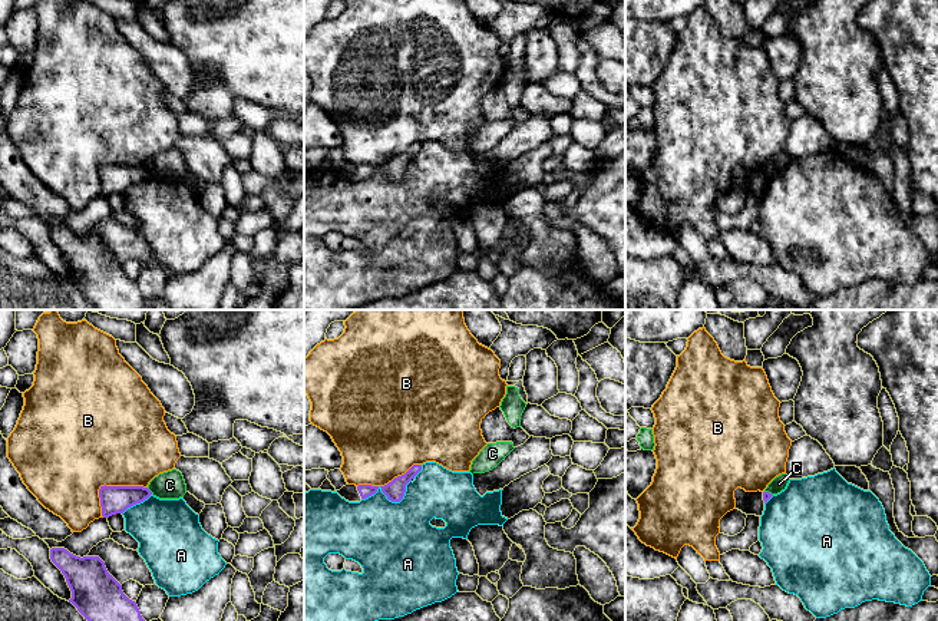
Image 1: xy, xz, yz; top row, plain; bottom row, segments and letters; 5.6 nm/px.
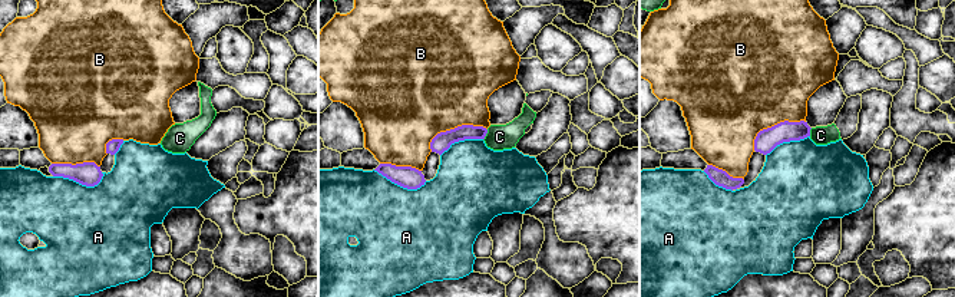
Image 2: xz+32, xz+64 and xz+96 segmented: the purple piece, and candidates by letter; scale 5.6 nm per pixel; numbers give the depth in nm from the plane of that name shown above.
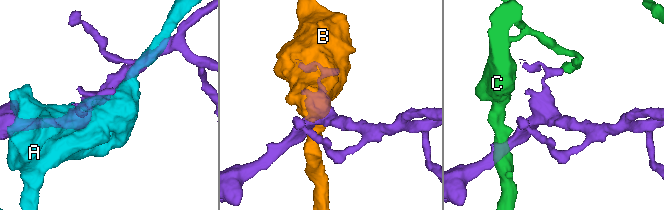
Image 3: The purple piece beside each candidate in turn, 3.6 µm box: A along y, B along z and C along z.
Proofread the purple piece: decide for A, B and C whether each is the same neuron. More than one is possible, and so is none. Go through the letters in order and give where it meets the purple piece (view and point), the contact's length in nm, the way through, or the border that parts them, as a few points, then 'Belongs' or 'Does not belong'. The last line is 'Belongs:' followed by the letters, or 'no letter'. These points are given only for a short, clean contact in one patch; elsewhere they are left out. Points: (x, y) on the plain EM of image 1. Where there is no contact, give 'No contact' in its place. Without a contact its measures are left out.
A: Touches purple at xz (390, 178). Shared border 300 nm. Does not belong
B: Touches purple at xy (109, 165). Shared border 300 nm. Does not belong
C: Touches purple at xy (149, 169). Shared border 50 nm. Boundary: xy (147, 167), (152, 172). Does not belong
Belongs: no letter

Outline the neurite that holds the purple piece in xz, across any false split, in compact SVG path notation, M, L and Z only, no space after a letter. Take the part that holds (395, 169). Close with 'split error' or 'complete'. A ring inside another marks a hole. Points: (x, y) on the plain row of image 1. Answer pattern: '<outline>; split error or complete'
M413 143L404 153L394 156L382 166L382 171L392 181L400 181L406 171L406 163L414 158L414 155L422 149L422 143Z; complete

